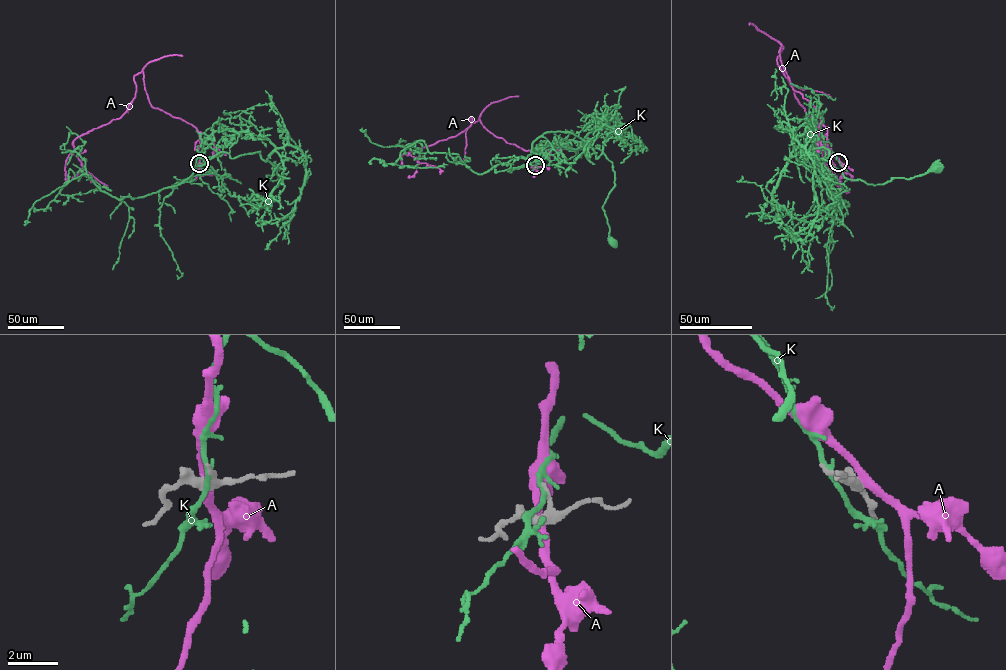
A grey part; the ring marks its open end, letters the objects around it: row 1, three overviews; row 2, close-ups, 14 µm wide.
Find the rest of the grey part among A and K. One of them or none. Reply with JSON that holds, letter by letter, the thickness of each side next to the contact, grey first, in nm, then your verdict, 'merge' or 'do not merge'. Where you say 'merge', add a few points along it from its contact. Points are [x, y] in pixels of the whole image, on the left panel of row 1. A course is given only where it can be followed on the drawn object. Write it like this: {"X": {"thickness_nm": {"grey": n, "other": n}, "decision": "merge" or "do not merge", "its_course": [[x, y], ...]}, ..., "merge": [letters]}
{"A": {"thickness_nm": {"grey": 320, "other": 320}, "decision": "do not merge"}, "K": {"thickness_nm": {"grey": 180, "other": 190}, "decision": "do not merge"}, "merge": []}

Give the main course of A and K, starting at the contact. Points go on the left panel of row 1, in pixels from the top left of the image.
A: (199, 163), (198, 131), (151, 106), (141, 71), (126, 111), (73, 141), (82, 168), (104, 186)
K: (199, 163), (202, 152), (197, 165), (221, 152), (259, 152), (276, 168), (270, 180), (276, 167)

